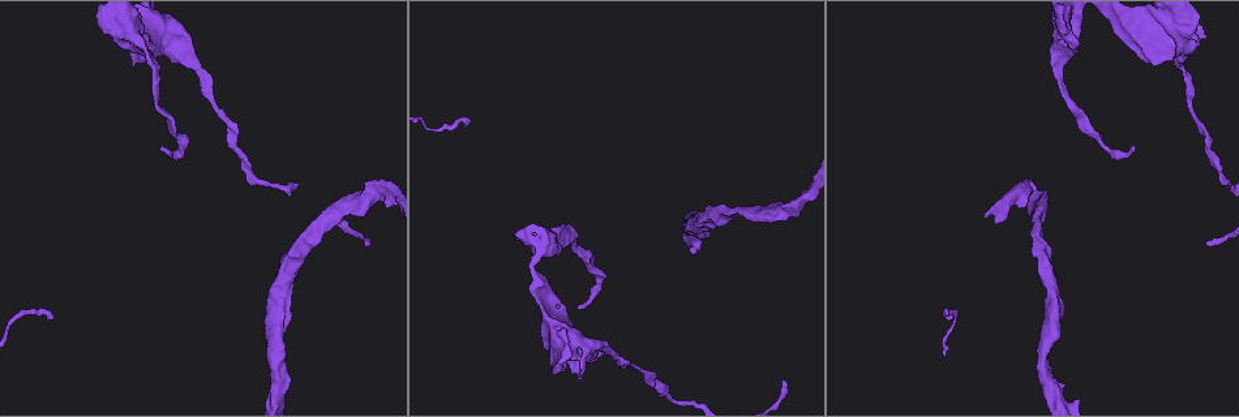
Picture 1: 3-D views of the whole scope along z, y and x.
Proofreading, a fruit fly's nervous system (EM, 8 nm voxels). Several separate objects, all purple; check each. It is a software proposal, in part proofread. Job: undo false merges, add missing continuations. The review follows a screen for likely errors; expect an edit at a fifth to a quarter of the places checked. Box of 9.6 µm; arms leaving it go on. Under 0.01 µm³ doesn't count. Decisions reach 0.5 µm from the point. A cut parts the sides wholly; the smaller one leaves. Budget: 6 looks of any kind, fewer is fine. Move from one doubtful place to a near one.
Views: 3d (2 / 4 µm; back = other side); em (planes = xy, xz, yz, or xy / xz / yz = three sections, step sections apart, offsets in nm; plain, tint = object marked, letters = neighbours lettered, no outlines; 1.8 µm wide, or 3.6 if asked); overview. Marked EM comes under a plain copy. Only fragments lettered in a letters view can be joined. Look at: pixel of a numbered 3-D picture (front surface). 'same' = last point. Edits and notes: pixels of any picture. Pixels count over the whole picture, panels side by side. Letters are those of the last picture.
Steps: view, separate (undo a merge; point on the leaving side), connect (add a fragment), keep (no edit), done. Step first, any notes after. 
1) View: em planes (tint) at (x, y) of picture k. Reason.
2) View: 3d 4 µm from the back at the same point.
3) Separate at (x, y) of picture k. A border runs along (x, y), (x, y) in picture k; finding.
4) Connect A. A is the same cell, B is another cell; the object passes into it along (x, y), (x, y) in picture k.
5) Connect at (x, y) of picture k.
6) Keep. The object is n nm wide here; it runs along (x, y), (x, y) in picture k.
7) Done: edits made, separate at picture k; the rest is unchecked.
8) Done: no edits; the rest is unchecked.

View: 3d 4 µm at (778, 208) of picture 1. Narrows sharply.

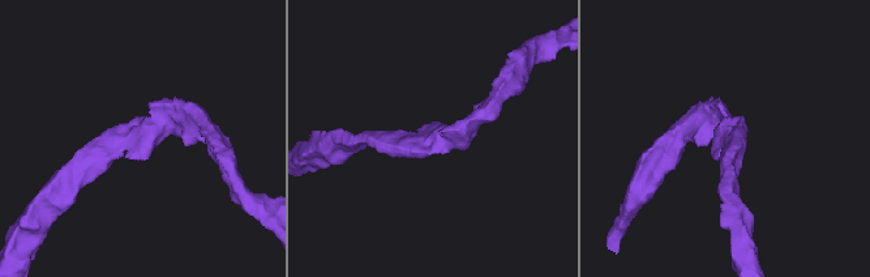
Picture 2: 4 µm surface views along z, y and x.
View: em xy step 4 (letters) at (434, 135) of picture 2. The arms are 200, 220 nm wide; now the EM.

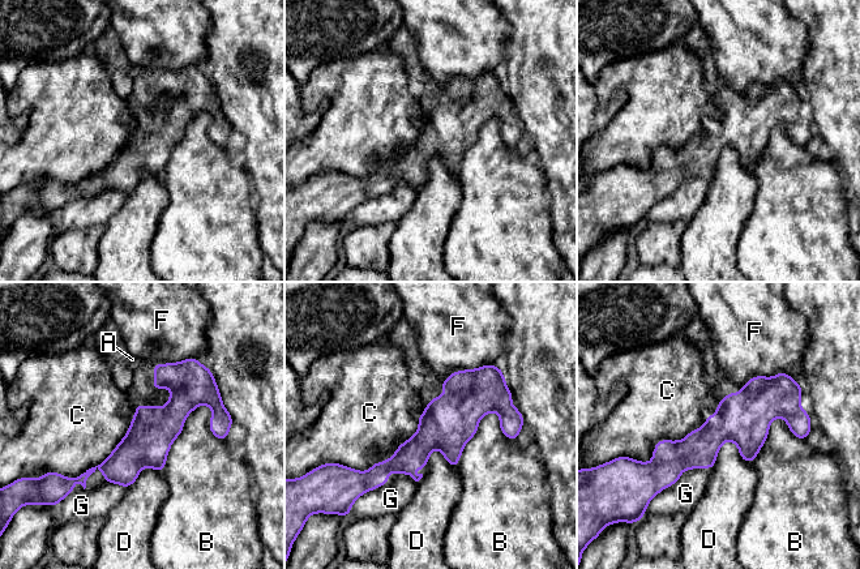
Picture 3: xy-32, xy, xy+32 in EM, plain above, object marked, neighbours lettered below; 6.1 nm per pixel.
Keep. A, B, C, D, F and G are other cells; it runs along (801, 423), (752, 410), (654, 463) in picture 3; continuous, no second neuron.

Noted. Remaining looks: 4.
View: em 3.6 µm xy step 16 (tint) at (138, 36) of picture 1. Calibre changes.

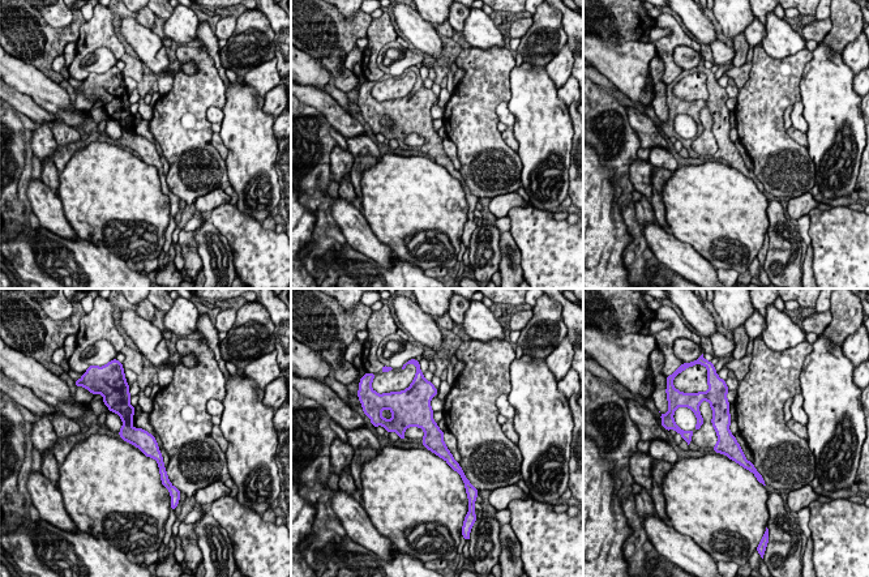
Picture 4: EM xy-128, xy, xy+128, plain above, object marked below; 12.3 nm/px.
View: em 3.6 µm planes (tint) at the same point.

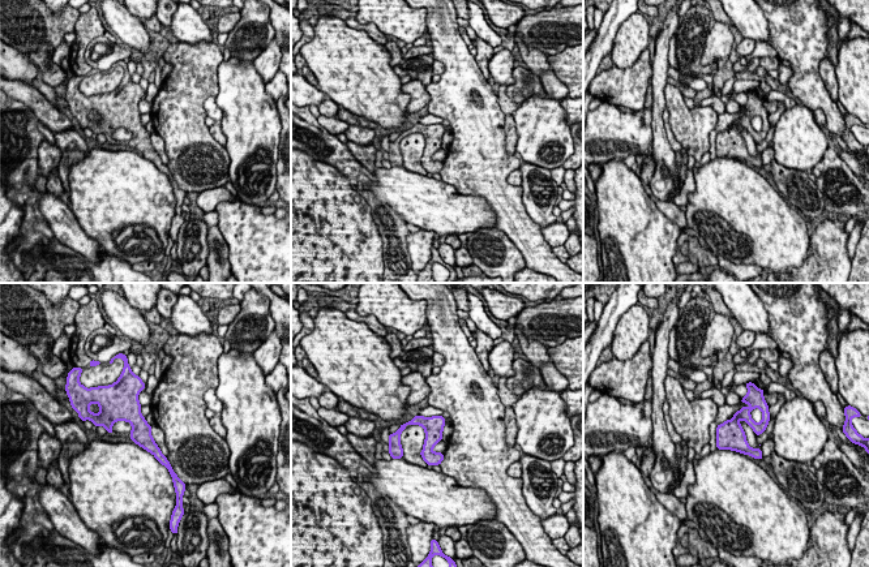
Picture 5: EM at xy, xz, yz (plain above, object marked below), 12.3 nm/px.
View: em 3.6 µm planes (letters) at the same point.

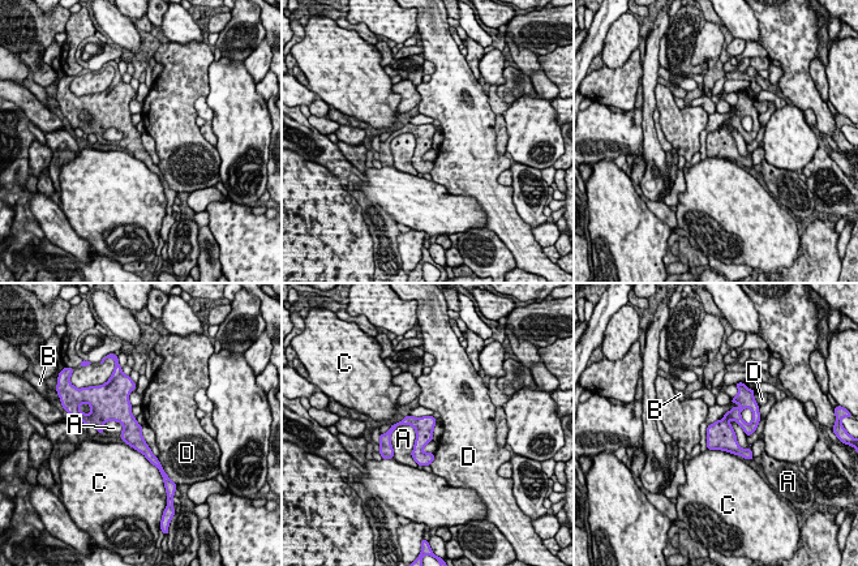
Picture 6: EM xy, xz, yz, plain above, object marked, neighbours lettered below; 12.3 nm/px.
Keep. A, B, C and D are other cells; a border runs along (123, 424), (107, 421), (101, 428) in picture 6; all the same neuron.

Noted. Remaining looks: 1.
View: em xy step 4 (letters) at (595, 289) of picture 1. Abrupt turn.

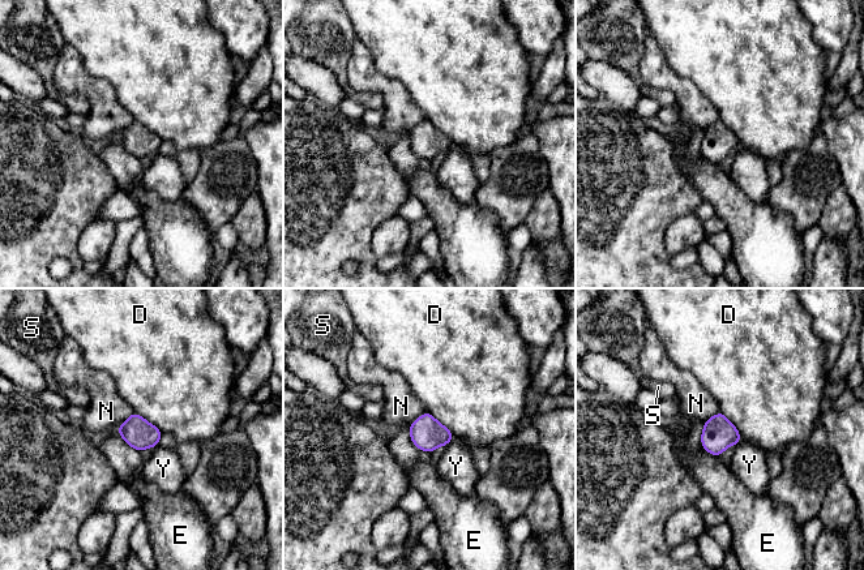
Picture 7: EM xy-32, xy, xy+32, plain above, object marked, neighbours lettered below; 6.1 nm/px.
Keep. D, E, N, S and Y are other cells; continuous, no second neuron.

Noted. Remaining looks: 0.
Done: no edits; the rest is unchecked.

